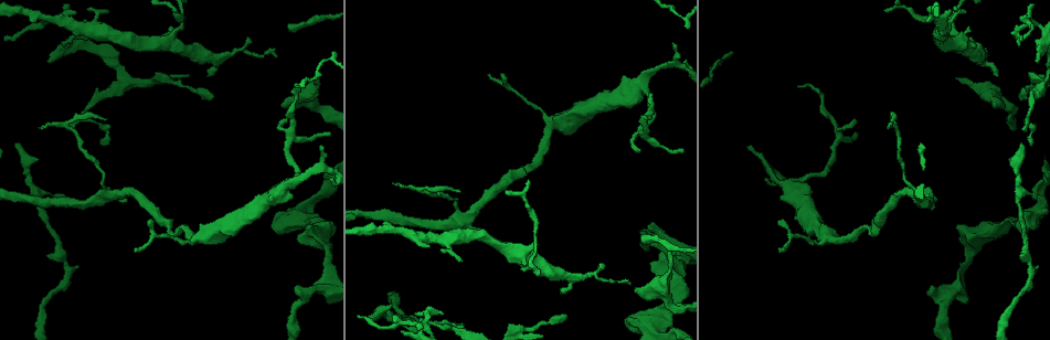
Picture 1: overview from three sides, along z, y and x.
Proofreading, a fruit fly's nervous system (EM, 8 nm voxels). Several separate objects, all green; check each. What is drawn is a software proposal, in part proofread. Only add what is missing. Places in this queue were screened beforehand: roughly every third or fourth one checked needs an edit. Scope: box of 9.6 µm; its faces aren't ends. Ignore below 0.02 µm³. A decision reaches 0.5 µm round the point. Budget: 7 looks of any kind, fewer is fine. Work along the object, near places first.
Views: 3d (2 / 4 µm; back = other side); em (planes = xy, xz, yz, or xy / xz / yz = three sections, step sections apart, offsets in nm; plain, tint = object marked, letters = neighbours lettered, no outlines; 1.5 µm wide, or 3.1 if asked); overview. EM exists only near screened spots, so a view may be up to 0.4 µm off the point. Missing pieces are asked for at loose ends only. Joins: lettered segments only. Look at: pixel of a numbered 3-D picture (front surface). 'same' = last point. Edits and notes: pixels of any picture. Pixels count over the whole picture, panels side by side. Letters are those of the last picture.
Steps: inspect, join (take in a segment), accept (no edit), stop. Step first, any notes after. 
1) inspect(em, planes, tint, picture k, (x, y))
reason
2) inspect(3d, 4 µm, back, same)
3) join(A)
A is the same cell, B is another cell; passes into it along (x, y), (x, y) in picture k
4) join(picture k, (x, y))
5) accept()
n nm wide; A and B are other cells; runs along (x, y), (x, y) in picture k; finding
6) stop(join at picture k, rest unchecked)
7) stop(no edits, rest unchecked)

inspect(3d, 2 µm, picture 1, (296, 287))
free end

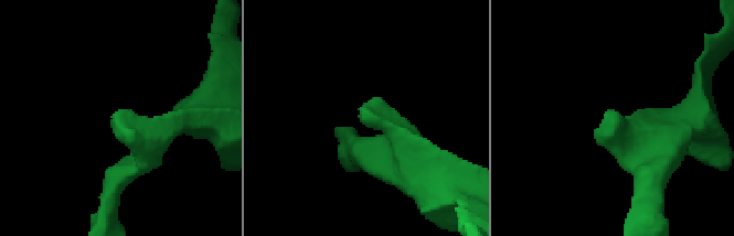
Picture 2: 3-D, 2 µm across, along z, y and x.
inspect(em, planes, letters, picture 2, (117, 115))

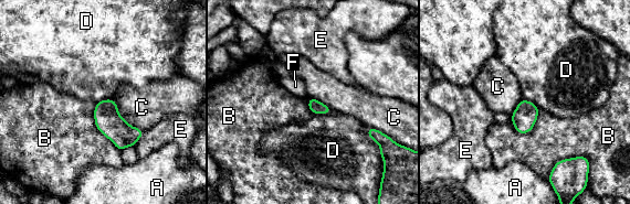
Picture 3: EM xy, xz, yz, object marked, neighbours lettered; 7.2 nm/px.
accept()
A, B, C, D, E and F are other cells; border along (310, 110), (332, 110) in picture 3; no lettered segment goes on from it

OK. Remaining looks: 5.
inspect(em, planes, letters, picture 1, (479, 227))
free end

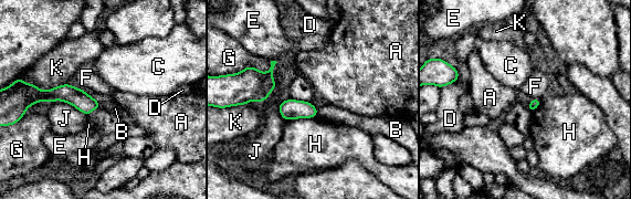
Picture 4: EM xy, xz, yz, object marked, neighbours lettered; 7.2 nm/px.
accept()
A, B, C, D, E, F, G, H, J and K are other cells; border along (532, 97), (540, 100) in picture 4; none of them fits

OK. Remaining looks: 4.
inspect(em, xz, step 4, plain, picture 1, (372, 314))
free end

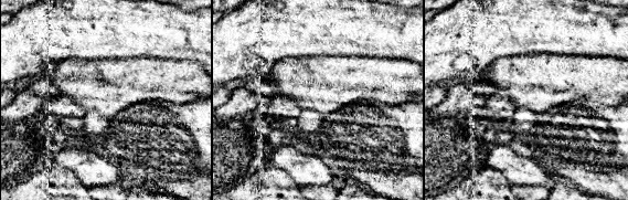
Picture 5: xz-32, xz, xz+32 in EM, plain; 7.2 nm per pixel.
inspect(em, xz, step 4, letters, same)

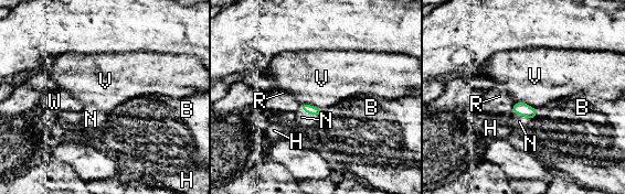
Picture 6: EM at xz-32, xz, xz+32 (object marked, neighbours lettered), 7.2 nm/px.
join(N)
N is the same cell, B, H, R, V and W are other cells; passes into it along (308, 108), (309, 112), (305, 121) in picture 6; the neuron continues

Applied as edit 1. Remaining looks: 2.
stop(join at picture 6, rest unchecked)

